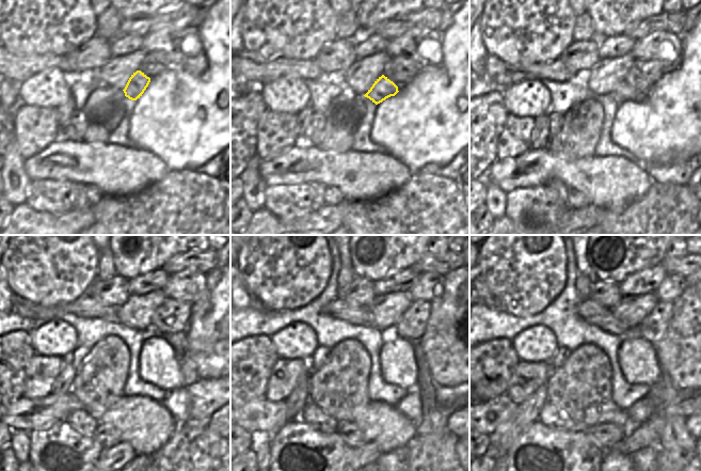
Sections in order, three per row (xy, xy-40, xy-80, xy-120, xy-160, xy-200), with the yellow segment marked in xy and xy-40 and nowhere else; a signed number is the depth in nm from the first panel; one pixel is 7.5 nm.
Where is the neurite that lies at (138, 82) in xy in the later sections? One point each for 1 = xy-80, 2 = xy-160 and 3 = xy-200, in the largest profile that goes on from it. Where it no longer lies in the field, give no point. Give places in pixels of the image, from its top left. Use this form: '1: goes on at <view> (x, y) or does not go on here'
1: goes on at xy-80 (623, 92)
2: goes on at xy-160 (433, 423)
3: goes on at xy-200 (675, 439)

